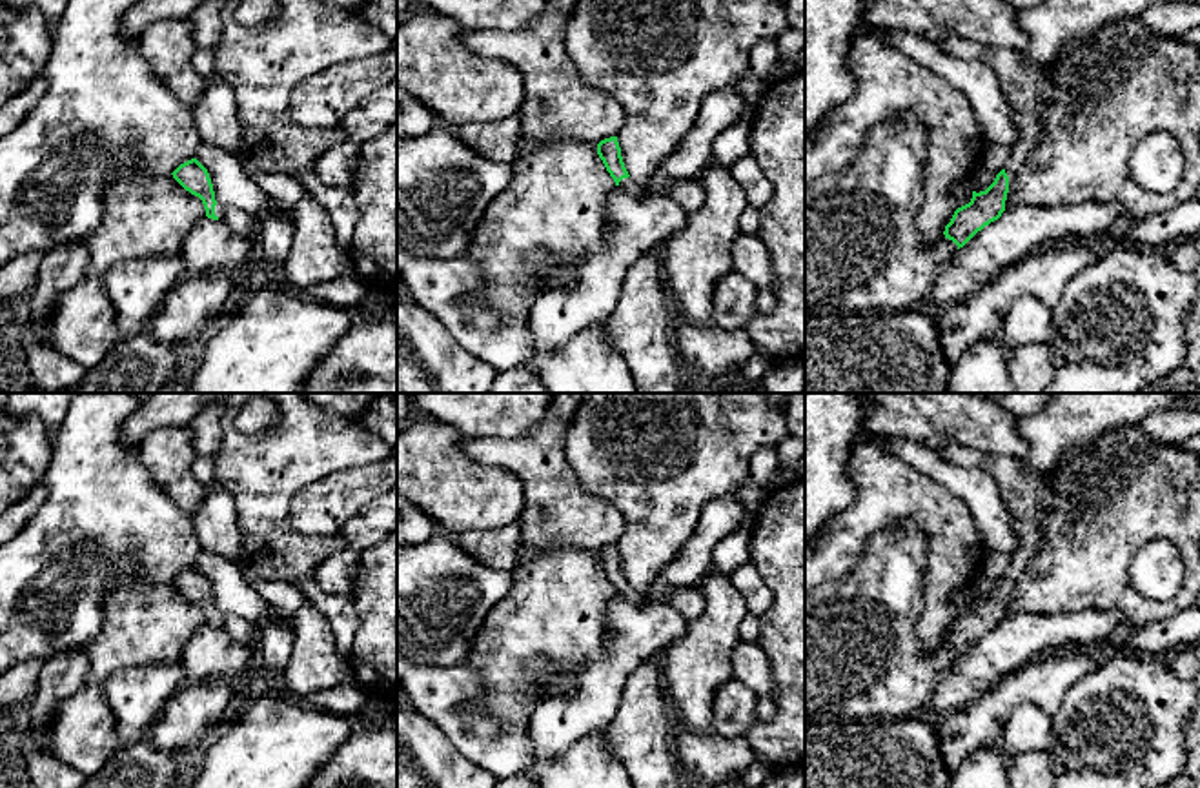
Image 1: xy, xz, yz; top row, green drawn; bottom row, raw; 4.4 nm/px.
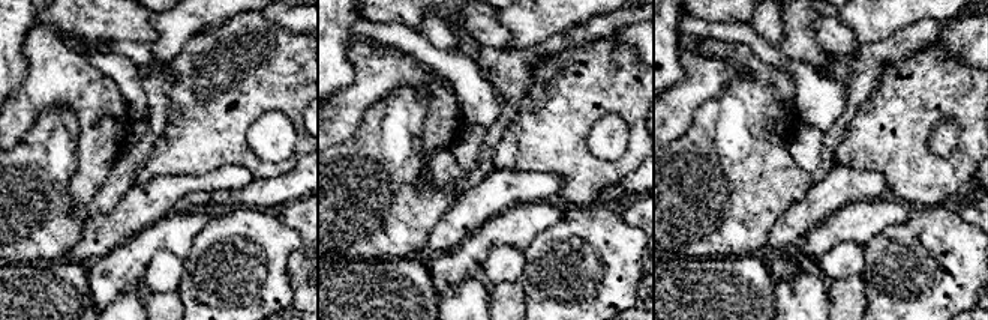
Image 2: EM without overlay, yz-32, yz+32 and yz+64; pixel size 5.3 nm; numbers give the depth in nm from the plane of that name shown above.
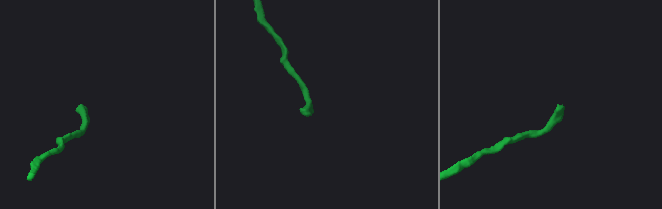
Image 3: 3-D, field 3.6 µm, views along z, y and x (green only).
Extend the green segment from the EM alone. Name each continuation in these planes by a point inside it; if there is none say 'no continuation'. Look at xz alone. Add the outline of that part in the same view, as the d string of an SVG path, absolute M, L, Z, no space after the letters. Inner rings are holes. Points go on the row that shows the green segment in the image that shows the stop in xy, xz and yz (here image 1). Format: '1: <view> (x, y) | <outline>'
1: xz (629, 184) | M623 178L619 182L619 187L630 195L639 195L643 191L643 186L639 186L634 178Z

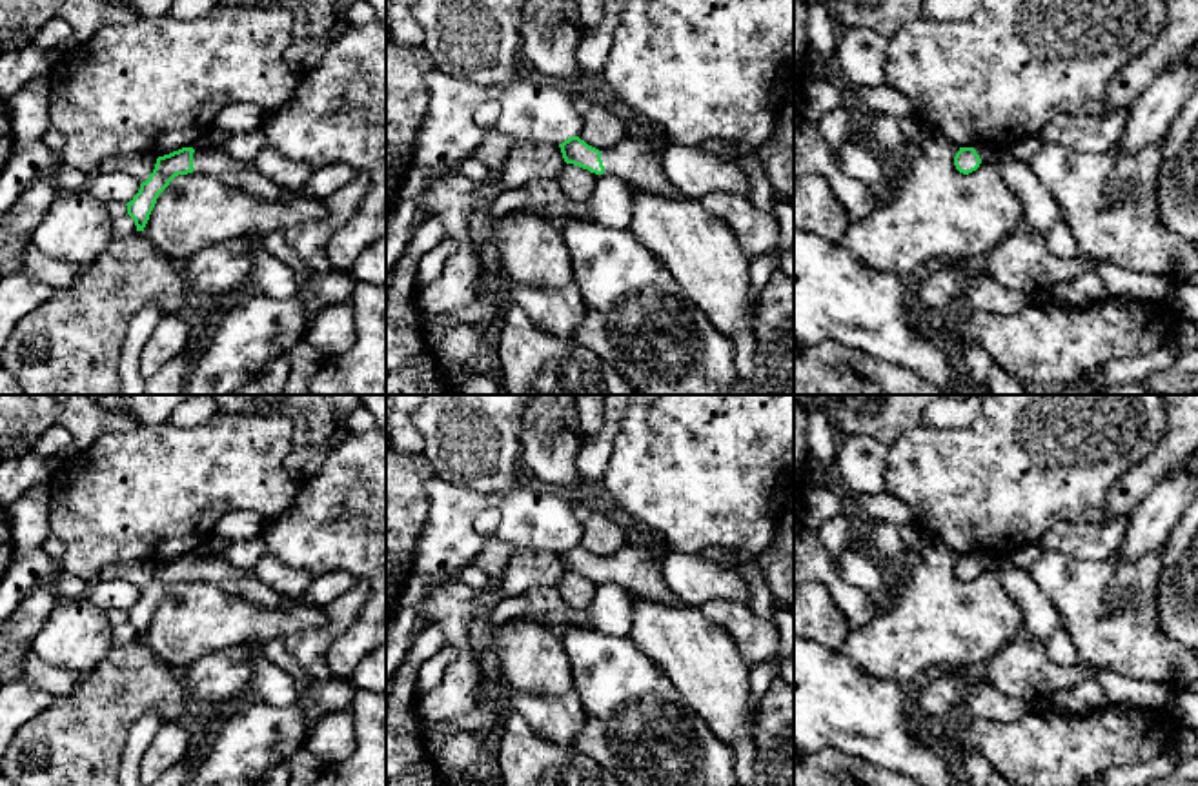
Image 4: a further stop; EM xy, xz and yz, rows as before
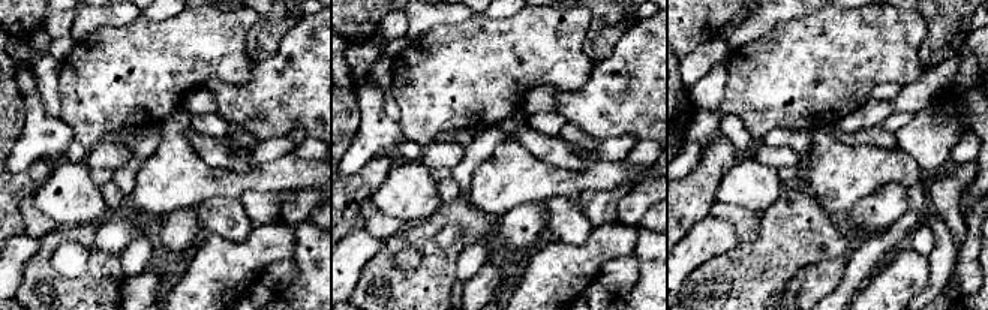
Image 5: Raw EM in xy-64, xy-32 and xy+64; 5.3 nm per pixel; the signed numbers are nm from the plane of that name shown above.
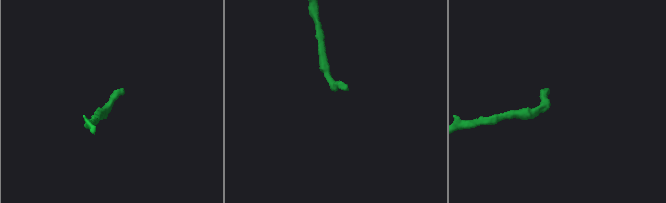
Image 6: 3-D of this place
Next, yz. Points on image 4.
no continuation

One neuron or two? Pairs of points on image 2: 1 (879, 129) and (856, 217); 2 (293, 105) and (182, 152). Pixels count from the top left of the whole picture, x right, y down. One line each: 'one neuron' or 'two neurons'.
1: two neurons
2: one neuron

